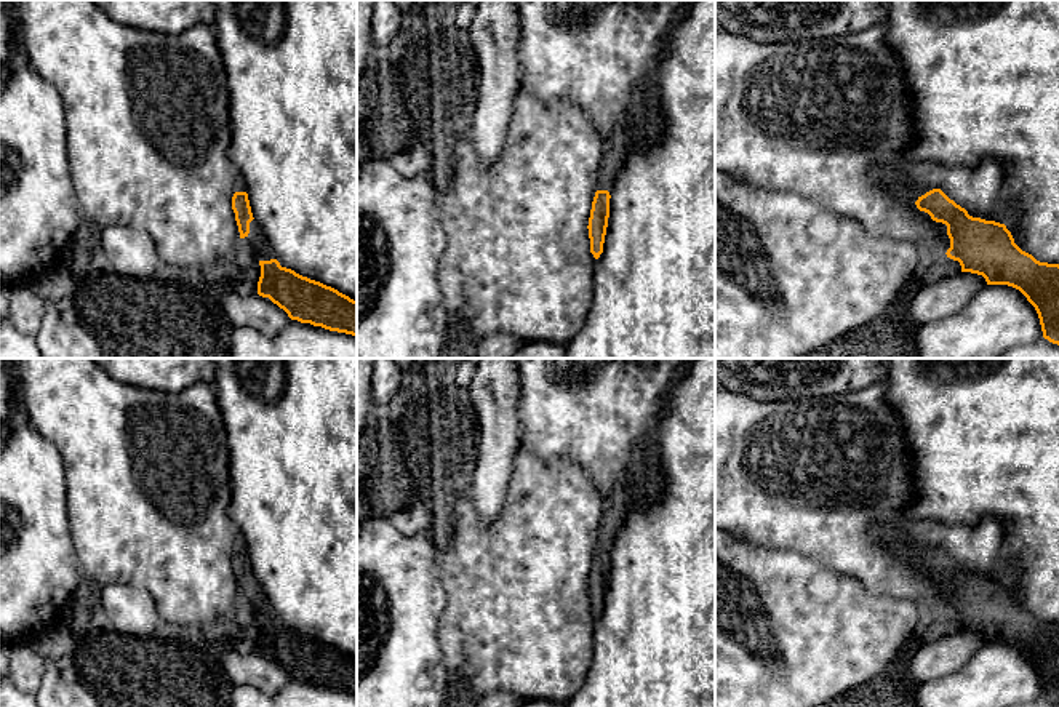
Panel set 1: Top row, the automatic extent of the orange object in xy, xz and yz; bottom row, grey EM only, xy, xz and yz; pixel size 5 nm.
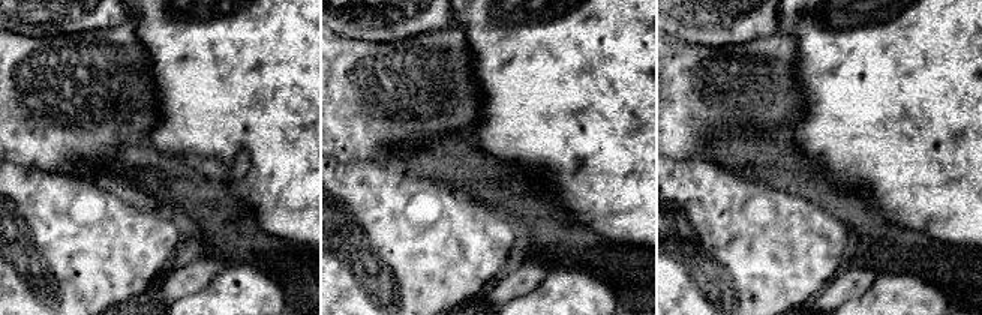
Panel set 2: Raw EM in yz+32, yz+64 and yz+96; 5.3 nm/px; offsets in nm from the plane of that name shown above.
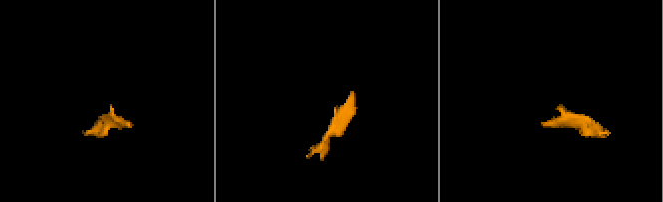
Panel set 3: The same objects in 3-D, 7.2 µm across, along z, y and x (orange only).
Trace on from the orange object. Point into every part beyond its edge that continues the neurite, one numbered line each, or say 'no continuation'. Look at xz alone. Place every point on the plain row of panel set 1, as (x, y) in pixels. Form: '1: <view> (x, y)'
1: xz (616, 507)

